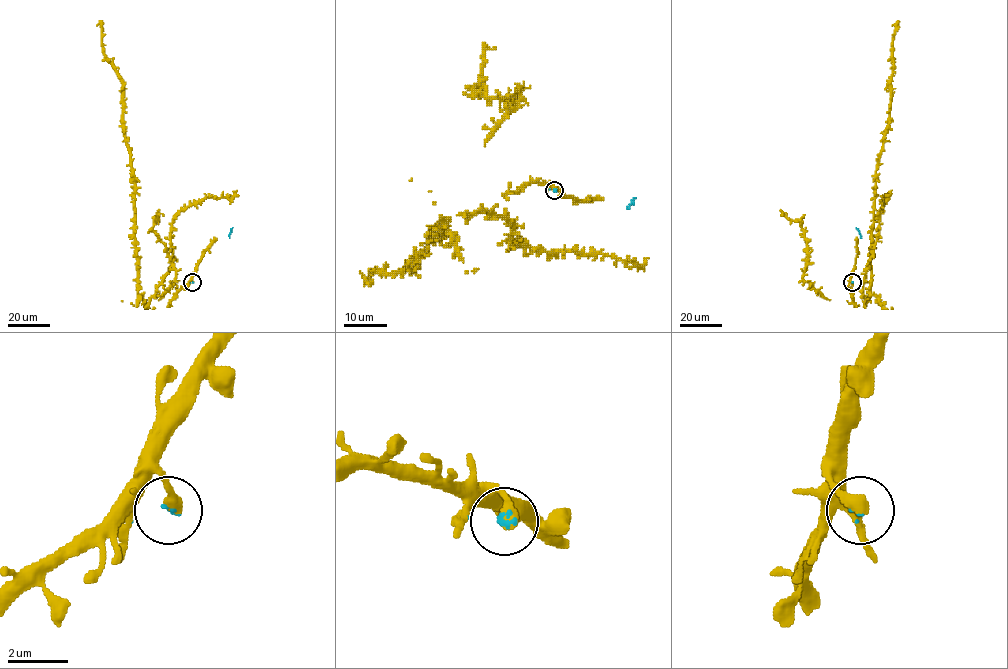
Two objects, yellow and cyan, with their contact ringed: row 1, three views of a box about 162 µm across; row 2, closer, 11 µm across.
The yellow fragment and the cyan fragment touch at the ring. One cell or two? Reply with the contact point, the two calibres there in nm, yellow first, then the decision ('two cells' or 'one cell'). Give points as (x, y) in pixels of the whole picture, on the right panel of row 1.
at (852, 282); 460 nm thick on the yellow side, 110 nm on the other; one cell

